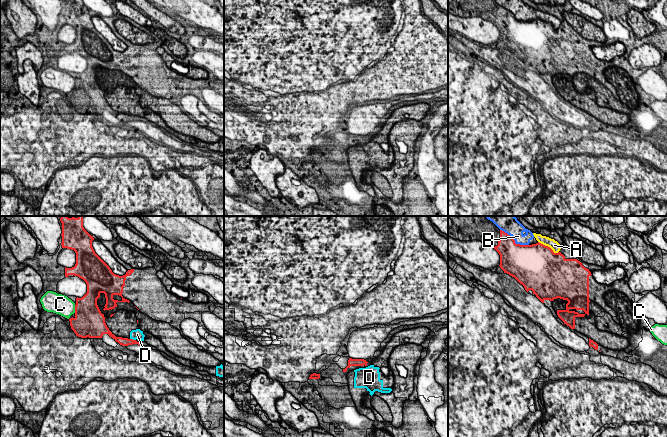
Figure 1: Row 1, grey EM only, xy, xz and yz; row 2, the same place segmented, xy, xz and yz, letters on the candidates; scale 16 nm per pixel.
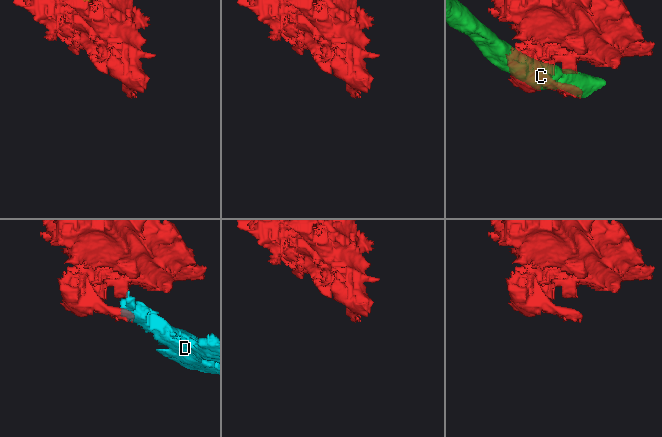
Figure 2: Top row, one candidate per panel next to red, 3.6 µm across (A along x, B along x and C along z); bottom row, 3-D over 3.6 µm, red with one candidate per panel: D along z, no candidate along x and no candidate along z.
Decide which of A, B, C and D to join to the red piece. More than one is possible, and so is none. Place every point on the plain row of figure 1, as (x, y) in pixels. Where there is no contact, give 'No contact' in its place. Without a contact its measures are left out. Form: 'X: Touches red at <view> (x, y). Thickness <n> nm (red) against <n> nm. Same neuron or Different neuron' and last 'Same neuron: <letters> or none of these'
A: Touches red at yz (547, 22). Thickness 480 nm (red) against 160 nm. Different neuron
B: Touches red at yz (514, 17). Thickness 420 nm (red) against 220 nm. Different neuron
C: Touches red at xy (75, 85). Thickness 440 nm (red) against 320 nm. Different neuron
D: Touches red at xy (132, 115). Thickness 130 nm (red) against 160 nm. Different neuron
Same neuron: none of these

